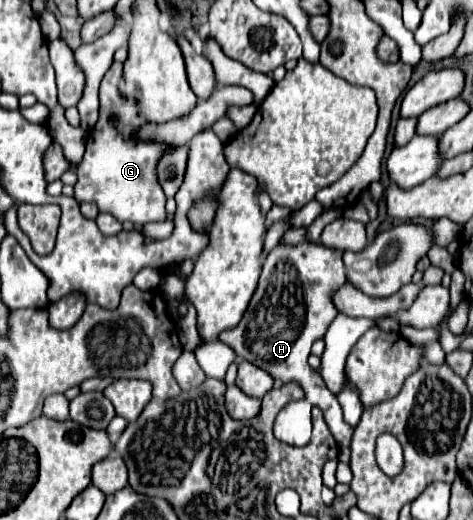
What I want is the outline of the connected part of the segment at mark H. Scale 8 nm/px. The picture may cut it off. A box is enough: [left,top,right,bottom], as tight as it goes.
[220,243,352,447]

